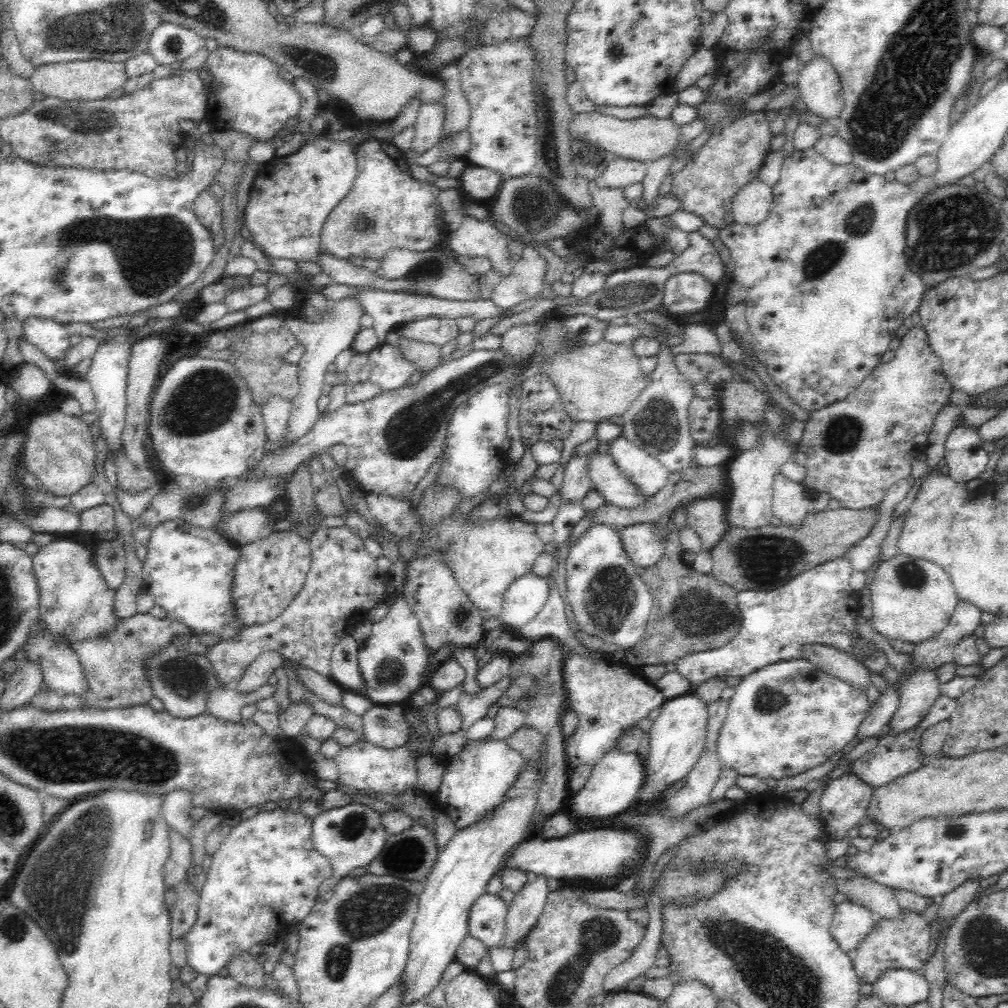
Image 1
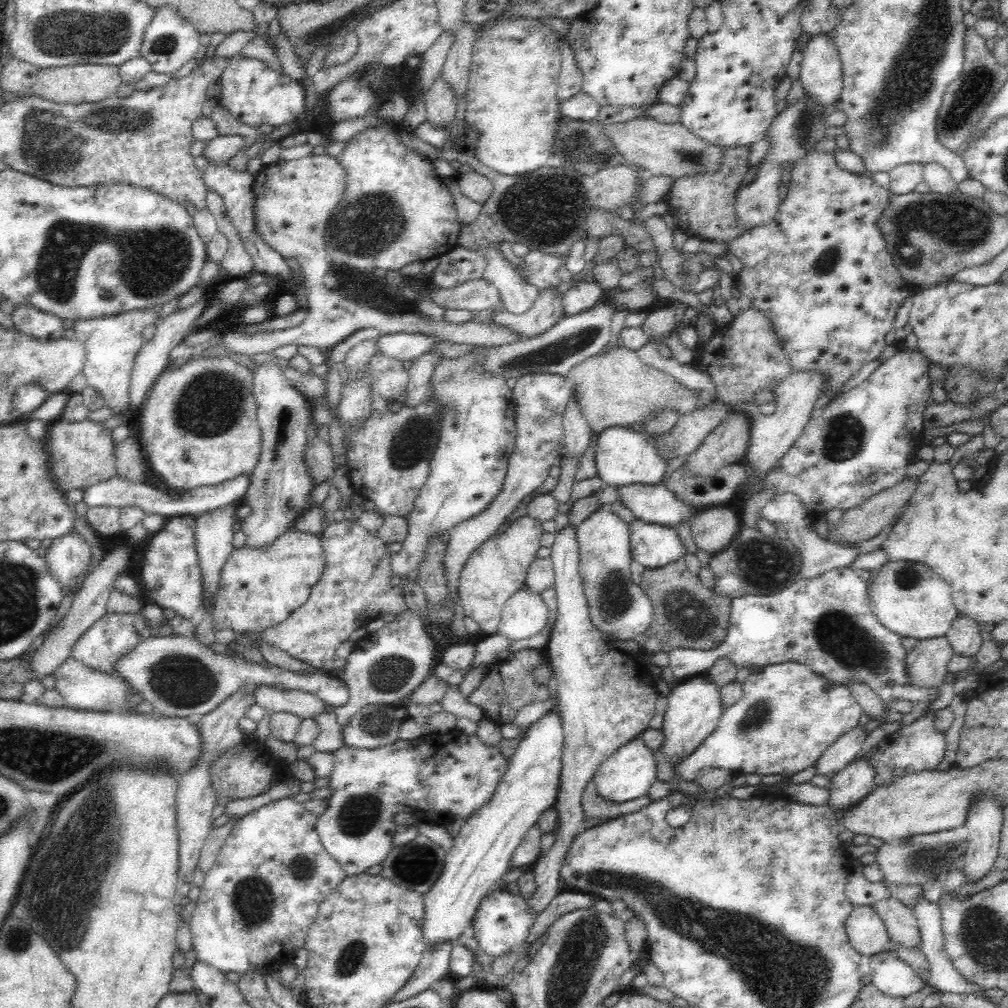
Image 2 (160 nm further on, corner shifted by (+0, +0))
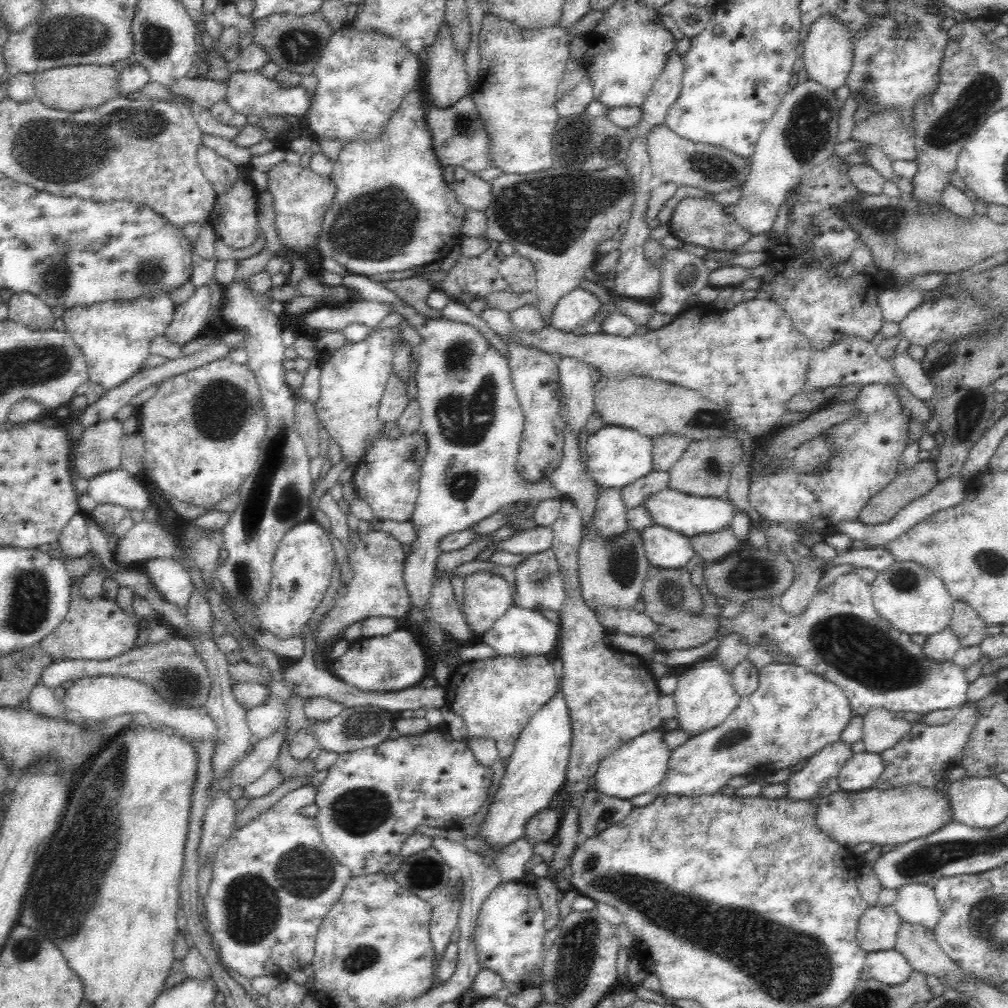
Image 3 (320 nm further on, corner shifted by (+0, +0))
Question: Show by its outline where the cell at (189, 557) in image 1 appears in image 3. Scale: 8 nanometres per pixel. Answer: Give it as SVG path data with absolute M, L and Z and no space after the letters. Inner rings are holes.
M150 559L144 564L144 572L149 576L161 598L176 606L187 606L192 594L192 583L186 569L176 559Z

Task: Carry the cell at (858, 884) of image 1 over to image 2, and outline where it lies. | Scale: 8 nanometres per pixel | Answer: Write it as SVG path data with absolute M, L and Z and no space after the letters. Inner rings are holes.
M895 898L871 905L883 917L892 944L902 945L906 949L921 948L919 926L910 907Z

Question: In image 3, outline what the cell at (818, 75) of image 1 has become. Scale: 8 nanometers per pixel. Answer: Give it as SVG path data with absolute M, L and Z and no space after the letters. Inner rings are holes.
M832 14L818 16L809 25L807 36L801 44L801 54L810 80L834 91L847 81L853 65L852 35L853 31Z

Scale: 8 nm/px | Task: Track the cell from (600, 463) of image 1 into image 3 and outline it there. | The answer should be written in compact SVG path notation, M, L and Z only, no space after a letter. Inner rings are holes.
M668 488L651 496L643 505L650 512L653 522L676 532L681 532L684 536L688 537L716 533L726 527L730 528L735 513L737 512L732 501L727 498L697 497Z

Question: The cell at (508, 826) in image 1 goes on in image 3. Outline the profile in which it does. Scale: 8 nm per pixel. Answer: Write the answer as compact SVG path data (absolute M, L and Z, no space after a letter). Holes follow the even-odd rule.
M559 690L538 709L522 729L507 764L495 799L478 834L493 848L504 848L524 837L524 824L530 816L550 806L552 796L562 790L572 750L572 725L564 691Z

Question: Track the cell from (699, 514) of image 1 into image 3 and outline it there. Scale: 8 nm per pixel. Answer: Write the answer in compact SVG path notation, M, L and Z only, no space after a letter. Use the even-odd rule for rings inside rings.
M728 527L716 533L694 535L689 539L696 555L706 562L721 560L739 546L732 529Z

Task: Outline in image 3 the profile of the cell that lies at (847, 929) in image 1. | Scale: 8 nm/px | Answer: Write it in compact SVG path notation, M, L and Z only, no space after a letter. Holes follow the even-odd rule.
M892 905L868 907L860 917L856 938L866 952L892 950L901 925L901 918Z

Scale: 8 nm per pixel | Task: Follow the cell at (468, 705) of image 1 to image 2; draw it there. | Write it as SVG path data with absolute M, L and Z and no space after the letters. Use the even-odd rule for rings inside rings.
M461 729L446 732L430 732L422 744L396 739L392 744L379 748L341 747L334 752L334 769L328 778L331 793L326 798L326 810L317 815L316 832L330 856L341 864L347 876L364 873L364 870L387 858L393 849L393 834L398 826L394 817L400 812L412 815L424 814L428 821L445 825L454 817L468 818L488 802L509 760L500 753L499 746L489 748L476 735L468 735Z

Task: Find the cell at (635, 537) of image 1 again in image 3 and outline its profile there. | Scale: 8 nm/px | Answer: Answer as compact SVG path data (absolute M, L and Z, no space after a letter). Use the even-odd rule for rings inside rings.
M654 523L641 531L649 563L660 568L685 567L695 550L688 536Z

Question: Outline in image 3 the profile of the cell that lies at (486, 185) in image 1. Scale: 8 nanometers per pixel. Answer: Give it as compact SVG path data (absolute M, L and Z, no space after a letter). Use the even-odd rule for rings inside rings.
M469 175L462 182L454 181L451 189L454 191L457 201L465 209L484 212L493 200L490 182L482 180L479 176Z

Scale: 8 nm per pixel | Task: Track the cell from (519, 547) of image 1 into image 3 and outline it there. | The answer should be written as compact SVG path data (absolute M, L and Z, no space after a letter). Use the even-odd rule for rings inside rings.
M475 572L465 577L461 610L475 635L484 635L511 606L512 588L502 576Z

